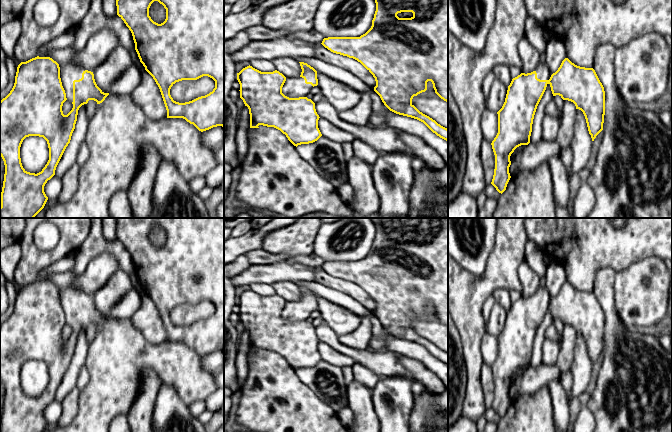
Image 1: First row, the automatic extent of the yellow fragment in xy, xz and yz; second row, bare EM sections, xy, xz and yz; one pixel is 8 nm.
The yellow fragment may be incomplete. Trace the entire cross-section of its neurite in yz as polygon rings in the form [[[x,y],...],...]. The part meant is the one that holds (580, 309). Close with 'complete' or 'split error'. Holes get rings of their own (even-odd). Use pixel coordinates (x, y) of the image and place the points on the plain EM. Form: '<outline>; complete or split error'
[[[565,282],[552,299],[546,286],[541,286],[535,295],[527,298],[521,297],[513,302],[508,310],[505,326],[497,336],[498,357],[491,367],[495,379],[495,393],[491,408],[501,418],[506,414],[511,402],[509,397],[510,380],[517,371],[530,367],[534,339],[548,308],[553,320],[559,319],[563,324],[573,326],[576,333],[583,336],[592,365],[603,354],[605,315],[593,292],[577,290]]]; split error

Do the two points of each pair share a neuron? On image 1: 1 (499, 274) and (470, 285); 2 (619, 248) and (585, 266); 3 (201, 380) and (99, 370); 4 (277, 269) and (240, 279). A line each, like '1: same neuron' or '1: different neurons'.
1: same neuron
2: same neuron
3: same neuron
4: same neuron

